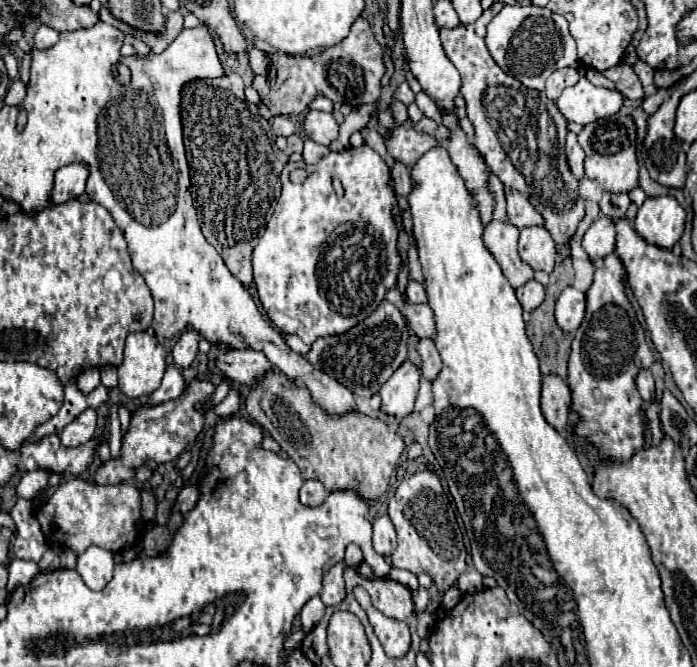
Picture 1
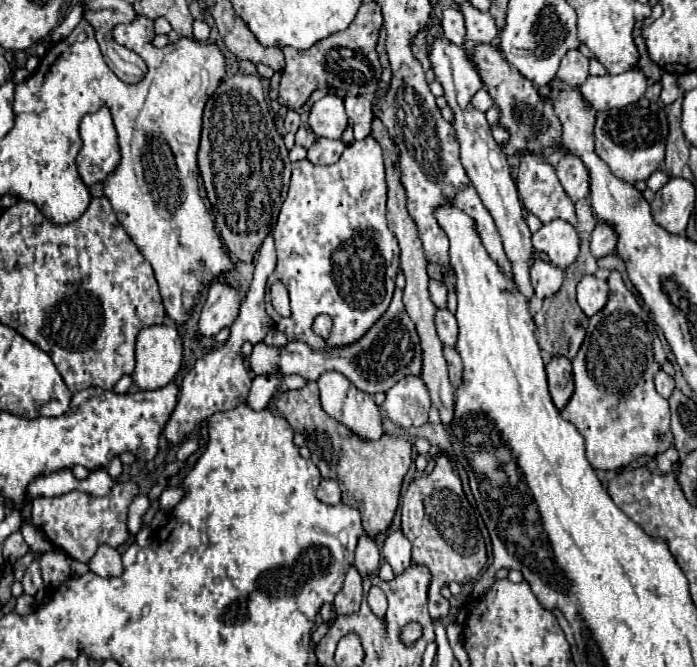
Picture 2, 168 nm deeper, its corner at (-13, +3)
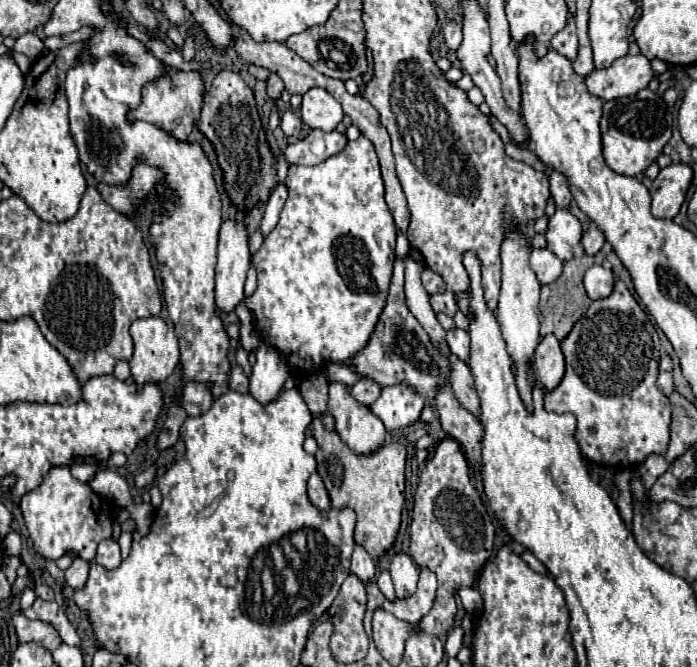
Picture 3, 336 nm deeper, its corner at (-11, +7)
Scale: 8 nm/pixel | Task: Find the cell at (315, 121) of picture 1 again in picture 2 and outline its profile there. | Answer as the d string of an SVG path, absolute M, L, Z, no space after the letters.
M339 97L319 99L311 107L309 125L317 137L341 139L343 131L347 129L347 115L343 109L343 99L339 99Z

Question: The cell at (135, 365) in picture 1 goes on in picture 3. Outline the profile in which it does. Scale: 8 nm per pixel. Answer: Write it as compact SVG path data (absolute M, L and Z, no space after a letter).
M161 317L137 319L131 325L131 337L135 343L135 351L129 365L131 365L131 377L135 379L135 383L141 385L141 383L165 381L179 365L179 347L177 347L177 335L173 327L167 325Z

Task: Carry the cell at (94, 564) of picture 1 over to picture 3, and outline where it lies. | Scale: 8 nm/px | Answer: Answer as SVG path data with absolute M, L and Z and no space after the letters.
M105 539L99 543L97 549L97 557L95 563L103 565L105 569L117 569L121 565L121 553L119 553L119 545L113 539Z

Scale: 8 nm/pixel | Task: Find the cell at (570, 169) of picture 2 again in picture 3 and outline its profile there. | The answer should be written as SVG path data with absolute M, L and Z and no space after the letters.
M553 171L549 181L551 181L551 197L555 201L555 207L557 209L567 209L573 197L571 197L571 191L569 191L565 175L559 173L559 171Z

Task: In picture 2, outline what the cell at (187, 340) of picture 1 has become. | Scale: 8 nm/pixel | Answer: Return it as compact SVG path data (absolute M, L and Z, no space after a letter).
M213 283L205 307L201 311L197 339L215 337L223 327L229 327L239 315L239 293L229 283Z

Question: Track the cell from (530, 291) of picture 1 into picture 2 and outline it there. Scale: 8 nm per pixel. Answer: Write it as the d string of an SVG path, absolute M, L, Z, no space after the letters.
M537 259L531 267L531 285L535 289L535 295L539 299L545 299L545 297L551 297L559 291L563 283L563 273L553 267L551 263L545 263L541 259Z

